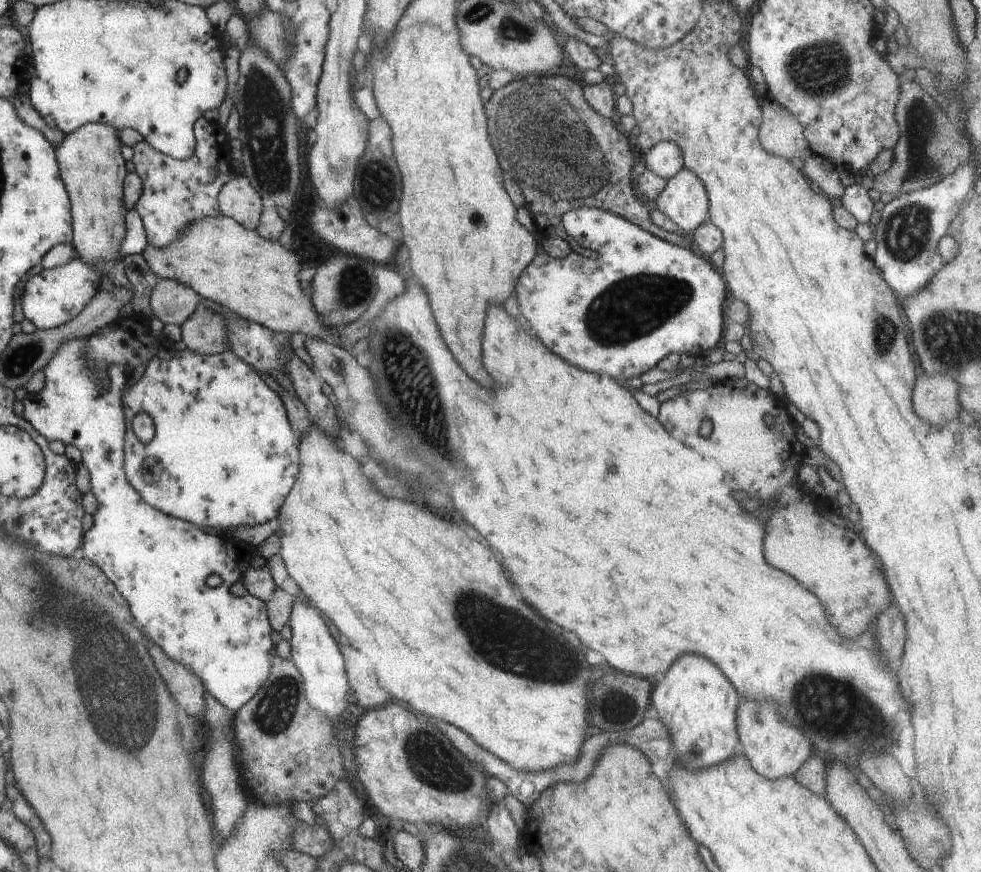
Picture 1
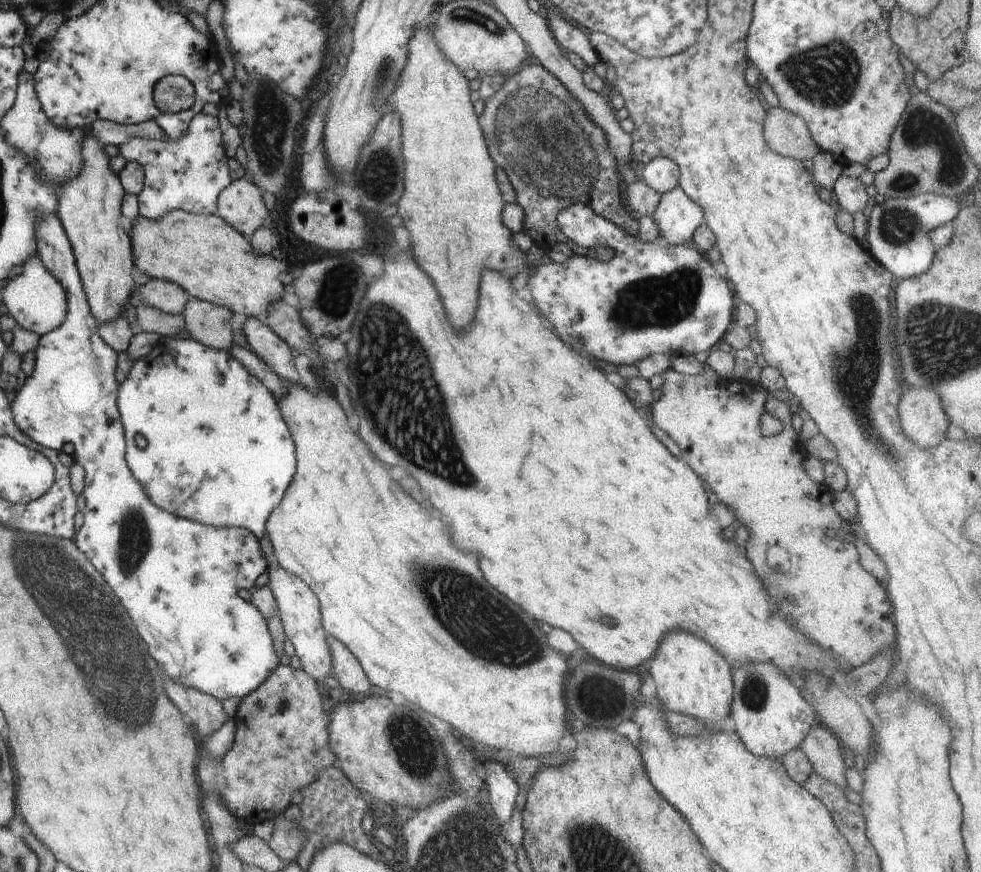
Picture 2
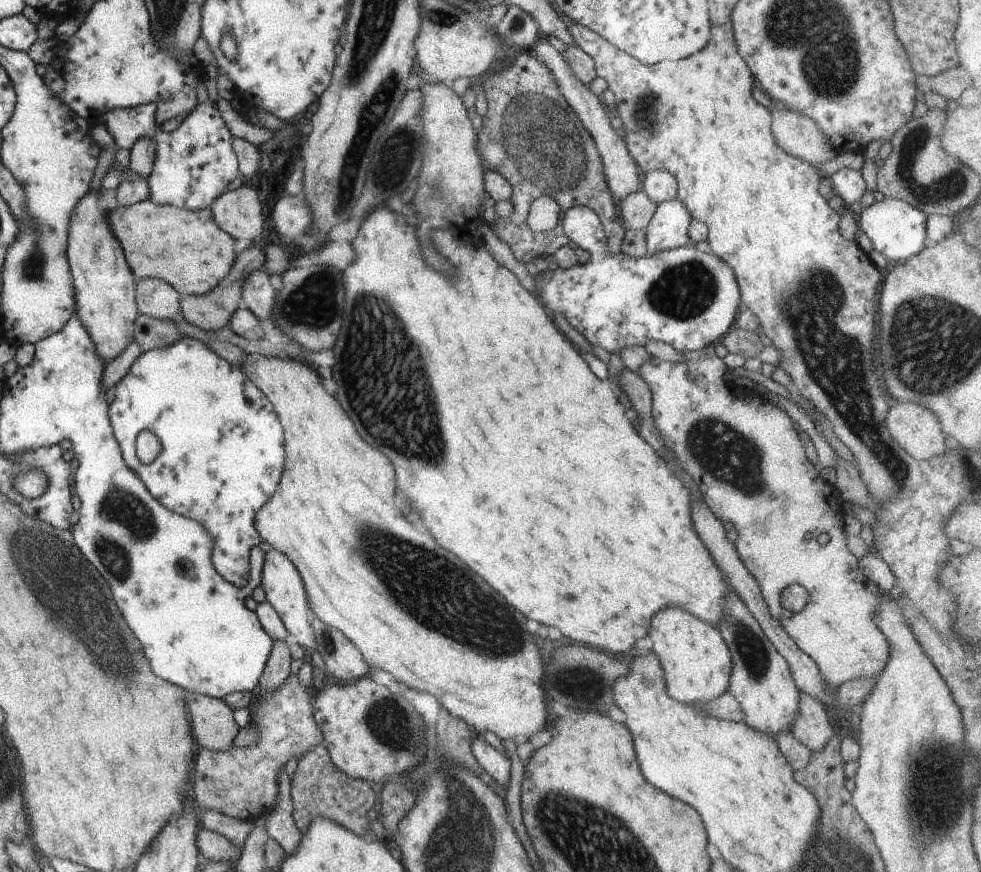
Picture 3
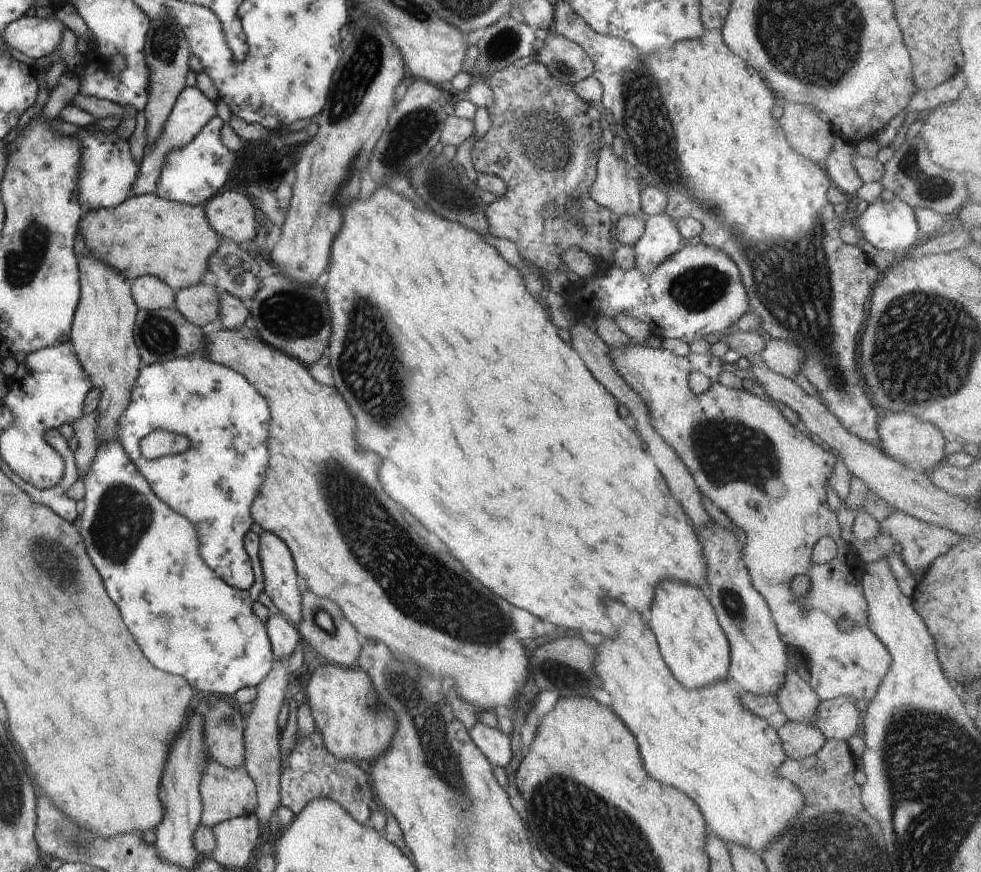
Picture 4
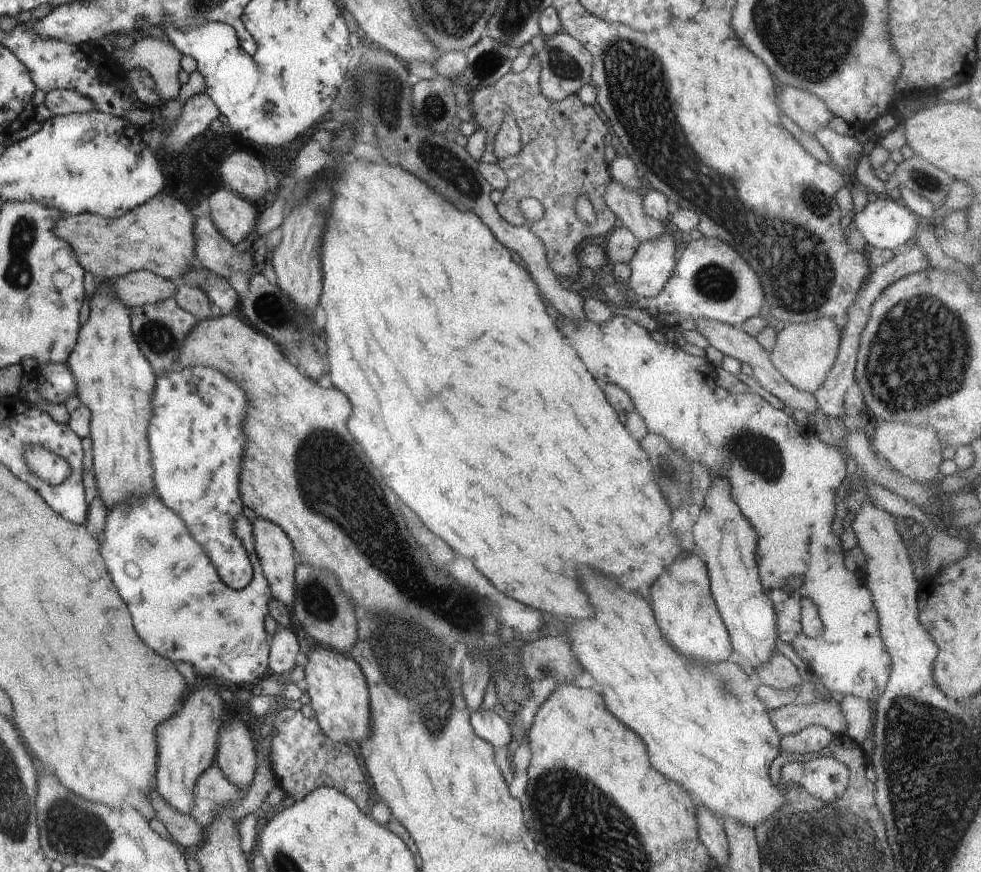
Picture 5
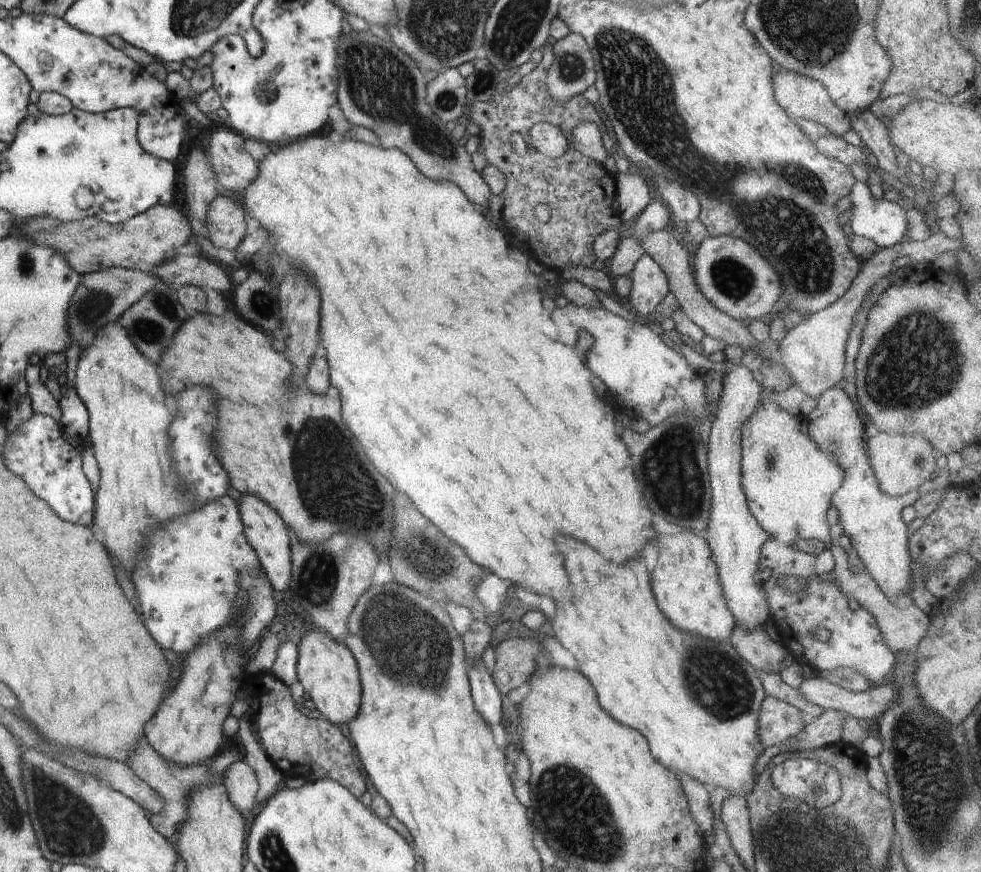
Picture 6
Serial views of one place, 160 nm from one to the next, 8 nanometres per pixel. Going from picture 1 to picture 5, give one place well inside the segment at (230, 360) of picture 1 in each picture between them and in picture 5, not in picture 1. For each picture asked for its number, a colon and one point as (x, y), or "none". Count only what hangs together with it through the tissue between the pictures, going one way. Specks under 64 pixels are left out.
2: (219, 453)
3: (222, 454)
4: (213, 483)
5: (197, 412)

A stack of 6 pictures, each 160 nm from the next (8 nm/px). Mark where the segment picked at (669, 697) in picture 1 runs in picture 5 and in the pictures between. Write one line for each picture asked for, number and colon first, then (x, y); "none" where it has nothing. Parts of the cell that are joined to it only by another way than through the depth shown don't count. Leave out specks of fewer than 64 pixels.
2: (691, 677)
3: (696, 661)
4: (695, 647)
5: (686, 612)

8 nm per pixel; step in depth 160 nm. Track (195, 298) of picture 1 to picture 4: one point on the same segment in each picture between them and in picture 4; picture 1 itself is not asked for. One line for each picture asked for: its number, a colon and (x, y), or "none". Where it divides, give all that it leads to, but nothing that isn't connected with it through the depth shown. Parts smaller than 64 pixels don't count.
2: (163, 295)
3: (155, 298)
4: (149, 293)

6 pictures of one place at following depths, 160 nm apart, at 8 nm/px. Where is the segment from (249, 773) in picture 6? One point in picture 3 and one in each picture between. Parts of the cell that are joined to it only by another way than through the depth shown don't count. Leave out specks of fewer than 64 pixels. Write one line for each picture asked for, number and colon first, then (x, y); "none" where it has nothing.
3: (212, 721)
4: (224, 726)
5: (236, 756)

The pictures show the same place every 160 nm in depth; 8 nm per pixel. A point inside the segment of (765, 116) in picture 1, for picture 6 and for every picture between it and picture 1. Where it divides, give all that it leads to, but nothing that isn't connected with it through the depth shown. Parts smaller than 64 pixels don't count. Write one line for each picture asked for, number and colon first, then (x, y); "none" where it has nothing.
2: (786, 132)
3: (797, 134)
4: (808, 134)
5: (809, 112)
6: (800, 96)

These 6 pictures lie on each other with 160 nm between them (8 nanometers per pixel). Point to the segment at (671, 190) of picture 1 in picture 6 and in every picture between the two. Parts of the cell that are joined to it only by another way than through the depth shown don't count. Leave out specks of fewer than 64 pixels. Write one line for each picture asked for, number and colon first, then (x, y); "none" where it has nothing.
2: (677, 217)
3: (668, 229)
4: (661, 238)
5: (653, 265)
6: (649, 285)

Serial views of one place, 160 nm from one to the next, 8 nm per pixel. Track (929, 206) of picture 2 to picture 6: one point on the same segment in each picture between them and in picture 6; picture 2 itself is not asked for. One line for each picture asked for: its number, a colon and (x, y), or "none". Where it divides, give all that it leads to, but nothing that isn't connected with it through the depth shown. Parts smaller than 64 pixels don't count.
3: (897, 230)
4: (891, 226)
5: (884, 223)
6: (885, 222)

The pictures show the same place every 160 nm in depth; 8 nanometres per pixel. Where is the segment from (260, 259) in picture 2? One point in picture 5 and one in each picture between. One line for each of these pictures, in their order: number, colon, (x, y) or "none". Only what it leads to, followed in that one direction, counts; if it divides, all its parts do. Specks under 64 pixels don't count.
3: (187, 249)
4: (146, 235)
5: (158, 236)

